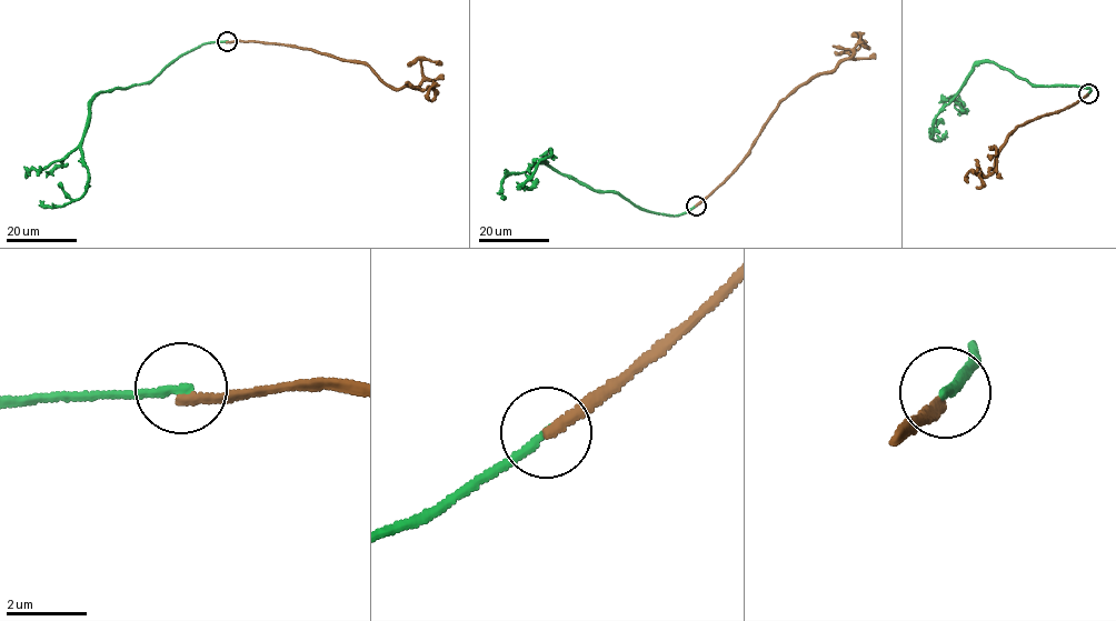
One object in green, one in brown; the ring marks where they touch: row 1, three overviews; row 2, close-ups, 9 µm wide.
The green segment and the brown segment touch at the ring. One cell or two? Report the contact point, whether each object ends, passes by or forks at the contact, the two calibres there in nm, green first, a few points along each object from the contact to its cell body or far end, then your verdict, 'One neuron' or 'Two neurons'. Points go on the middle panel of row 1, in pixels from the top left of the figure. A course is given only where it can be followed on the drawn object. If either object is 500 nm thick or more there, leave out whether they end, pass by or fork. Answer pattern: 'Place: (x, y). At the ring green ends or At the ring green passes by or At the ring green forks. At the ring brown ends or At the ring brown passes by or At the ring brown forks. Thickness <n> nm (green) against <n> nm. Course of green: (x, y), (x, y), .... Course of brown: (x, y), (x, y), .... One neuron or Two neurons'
Place: (696, 206). At the ring green ends. At the ring brown ends. Thickness 200 nm (green) against 240 nm. Course of green: (696, 204), (674, 216), (635, 207), (559, 173), (542, 162), (549, 150), (516, 187). Course of brown: (696, 204), (729, 176), (776, 107), (801, 84), (835, 69), (846, 59), (855, 59), (849, 53), (866, 41). Two neurons

